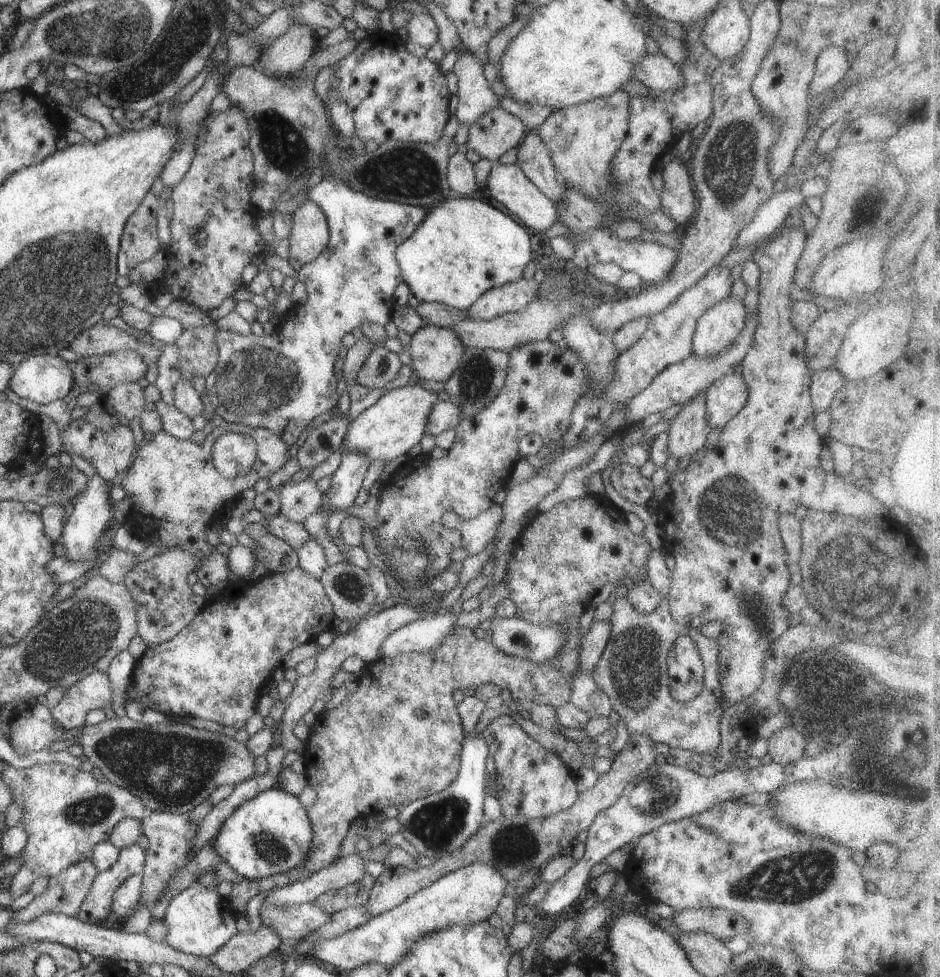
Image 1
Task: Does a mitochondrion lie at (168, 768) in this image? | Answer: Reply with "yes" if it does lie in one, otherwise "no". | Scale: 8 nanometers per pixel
yes

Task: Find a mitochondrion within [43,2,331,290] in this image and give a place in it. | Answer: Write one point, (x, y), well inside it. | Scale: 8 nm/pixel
(184, 39)

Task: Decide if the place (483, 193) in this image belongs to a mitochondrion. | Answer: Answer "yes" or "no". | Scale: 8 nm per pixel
no

